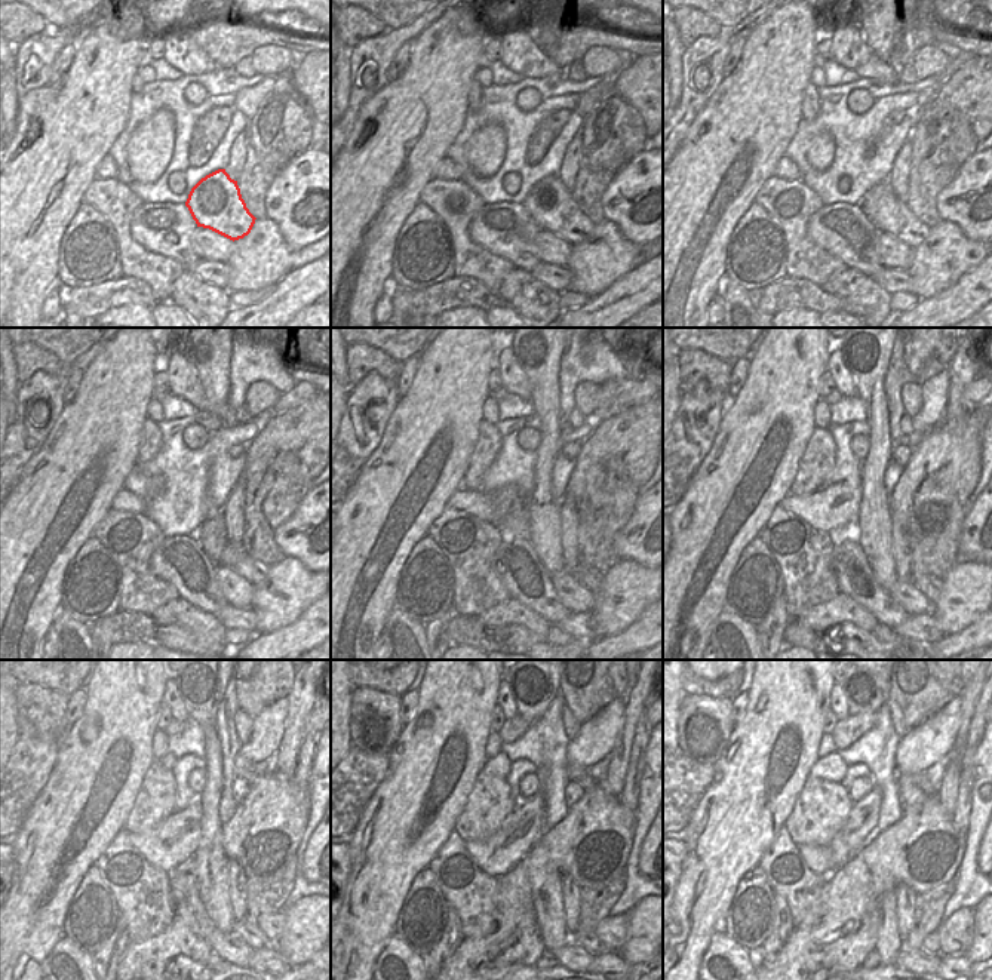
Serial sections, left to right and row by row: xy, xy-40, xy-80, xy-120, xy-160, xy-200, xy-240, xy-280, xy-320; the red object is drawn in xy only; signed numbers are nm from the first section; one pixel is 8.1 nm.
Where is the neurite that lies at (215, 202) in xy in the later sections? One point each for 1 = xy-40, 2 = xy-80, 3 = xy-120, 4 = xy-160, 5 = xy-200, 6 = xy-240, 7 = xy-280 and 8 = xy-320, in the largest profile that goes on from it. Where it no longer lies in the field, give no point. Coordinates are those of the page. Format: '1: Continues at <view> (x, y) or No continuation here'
1: Continues at xy-40 (549, 202)
2: Continues at xy-80 (888, 214)
3: Continues at xy-120 (212, 537)
4: Continues at xy-160 (592, 578)
5: Continues at xy-200 (931, 586)
6: Continues at xy-240 (272, 925)
7: Continues at xy-280 (611, 931)
8: Continues at xy-320 (955, 934)

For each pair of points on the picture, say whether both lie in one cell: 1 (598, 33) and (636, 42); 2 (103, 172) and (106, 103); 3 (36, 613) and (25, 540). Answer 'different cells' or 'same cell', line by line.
1: same cell
2: different cells
3: same cell

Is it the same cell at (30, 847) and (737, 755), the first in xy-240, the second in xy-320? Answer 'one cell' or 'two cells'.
one cell

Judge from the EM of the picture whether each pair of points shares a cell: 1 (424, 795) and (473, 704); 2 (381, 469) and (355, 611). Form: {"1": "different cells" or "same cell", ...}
{"1": "same cell", "2": "same cell"}

